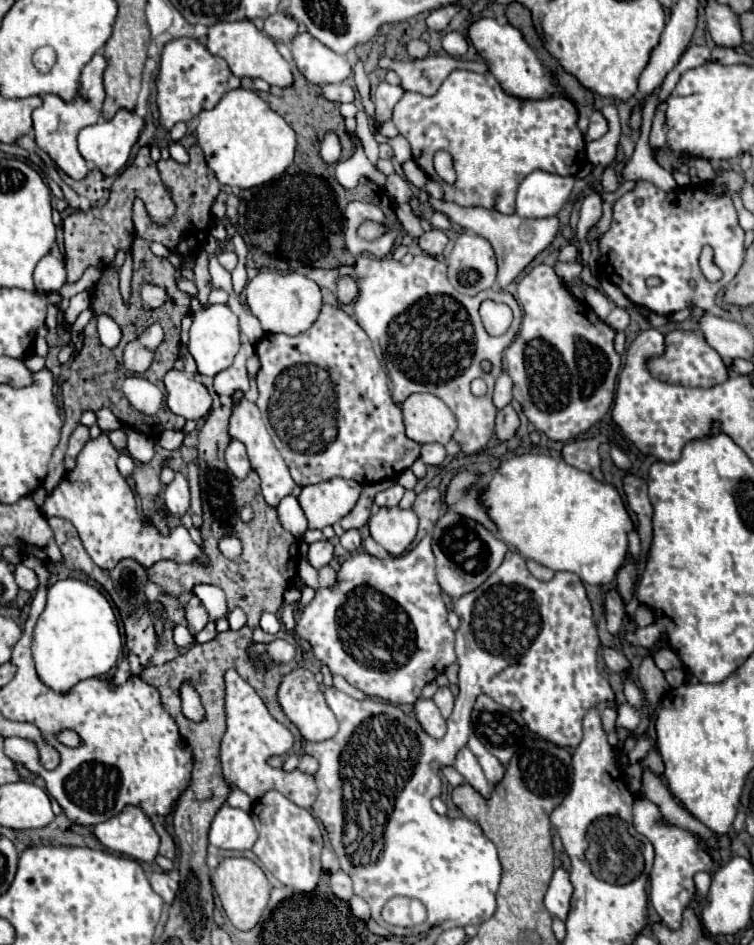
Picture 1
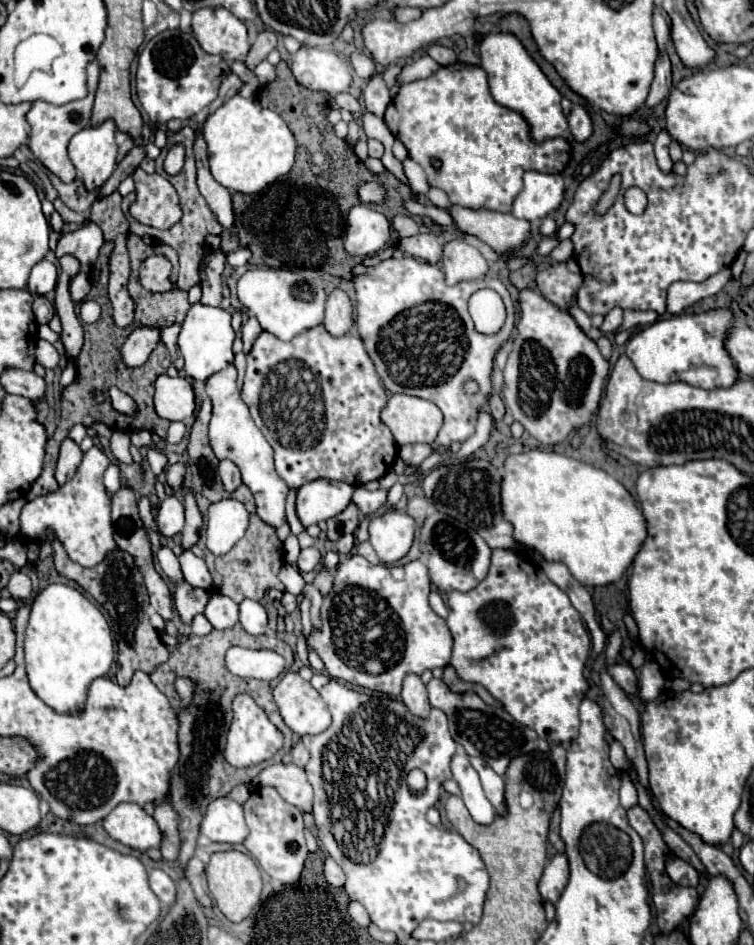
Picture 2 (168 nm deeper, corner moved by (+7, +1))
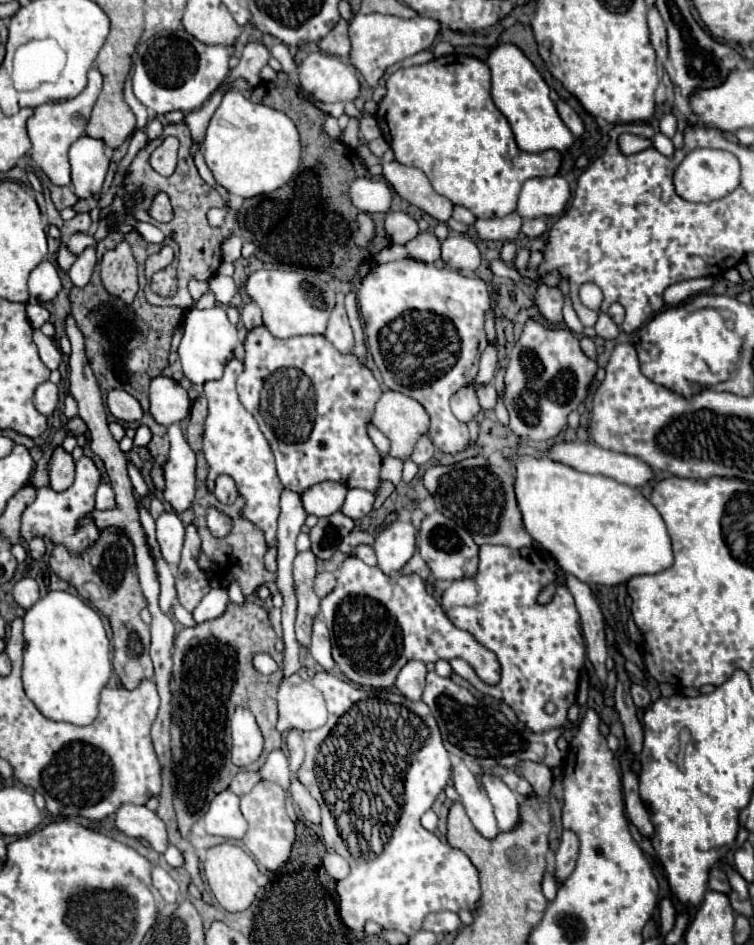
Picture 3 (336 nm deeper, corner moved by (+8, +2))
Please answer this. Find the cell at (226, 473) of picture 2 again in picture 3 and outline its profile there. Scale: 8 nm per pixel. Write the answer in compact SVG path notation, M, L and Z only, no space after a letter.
M220 475L216 479L216 489L214 489L214 495L220 503L234 503L234 499L238 497L238 489L236 489L236 483L228 477L228 475Z

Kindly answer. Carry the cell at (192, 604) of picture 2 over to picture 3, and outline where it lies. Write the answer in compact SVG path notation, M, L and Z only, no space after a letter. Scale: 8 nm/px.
M188 525L186 527L184 549L182 549L182 559L180 559L178 575L176 575L178 601L188 611L192 611L202 601L202 597L210 591L208 577L198 567L198 553L200 553L200 537L198 537L198 531L196 531L194 525Z

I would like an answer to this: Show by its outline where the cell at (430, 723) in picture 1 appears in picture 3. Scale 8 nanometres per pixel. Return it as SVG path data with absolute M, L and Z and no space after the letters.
M408 661L398 673L396 687L410 701L420 701L424 691L424 679L426 679L426 665L420 661Z

